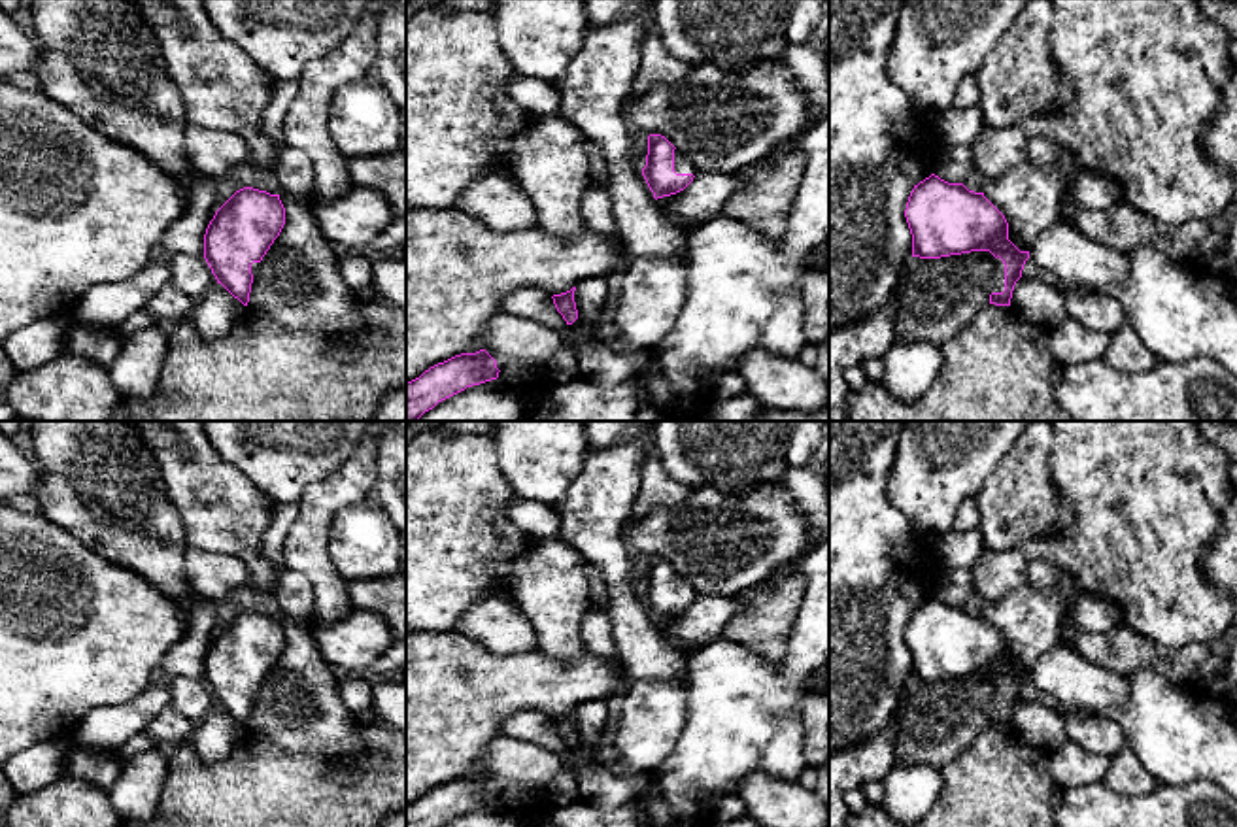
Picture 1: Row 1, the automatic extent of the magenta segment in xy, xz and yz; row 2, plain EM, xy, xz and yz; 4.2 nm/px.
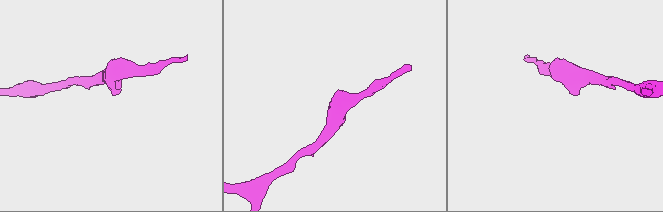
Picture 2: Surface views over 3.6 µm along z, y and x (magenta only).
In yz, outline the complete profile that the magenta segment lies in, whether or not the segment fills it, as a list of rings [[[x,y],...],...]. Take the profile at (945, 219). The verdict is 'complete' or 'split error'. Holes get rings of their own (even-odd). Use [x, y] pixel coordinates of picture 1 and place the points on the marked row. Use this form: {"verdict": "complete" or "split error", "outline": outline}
{"verdict": "split error", "outline": [[[931,174],[914,185],[905,217],[912,234],[912,257],[940,259],[990,251],[995,257],[990,304],[1010,306],[1029,251],[1020,251],[1008,240],[1005,215],[984,193],[969,191],[963,183],[948,183]]]}

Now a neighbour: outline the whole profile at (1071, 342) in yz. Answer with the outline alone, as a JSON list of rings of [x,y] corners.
[[[1067,317],[1052,329],[1050,349],[1061,366],[1103,359],[1110,334],[1095,332]]]

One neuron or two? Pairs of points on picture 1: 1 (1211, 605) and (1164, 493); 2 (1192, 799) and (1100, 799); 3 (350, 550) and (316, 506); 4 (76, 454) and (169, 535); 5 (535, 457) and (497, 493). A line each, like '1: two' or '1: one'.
1: one
2: one
3: two
4: one
5: two

